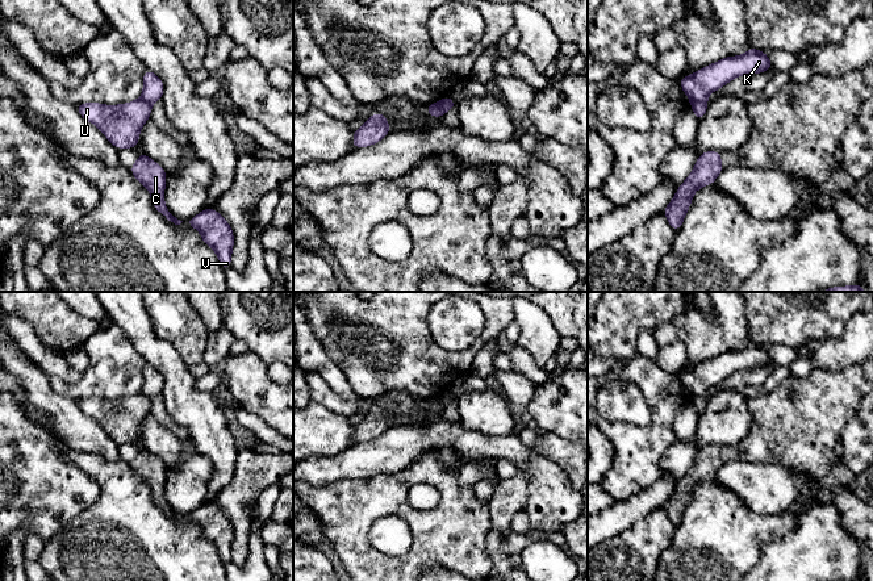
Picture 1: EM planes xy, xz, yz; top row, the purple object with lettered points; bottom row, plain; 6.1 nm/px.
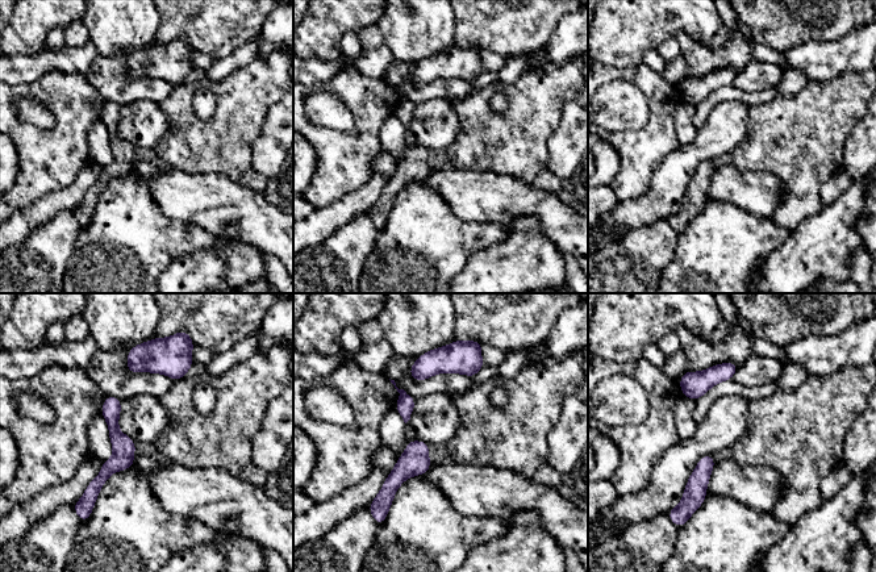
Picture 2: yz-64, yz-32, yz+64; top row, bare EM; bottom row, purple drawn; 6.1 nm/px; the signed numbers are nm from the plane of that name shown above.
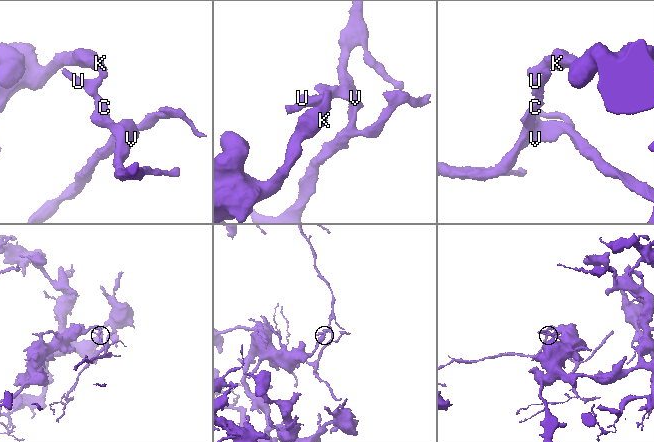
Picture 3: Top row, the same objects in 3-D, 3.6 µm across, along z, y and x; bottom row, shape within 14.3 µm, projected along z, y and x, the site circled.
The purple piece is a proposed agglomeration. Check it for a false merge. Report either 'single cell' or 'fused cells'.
fused cells

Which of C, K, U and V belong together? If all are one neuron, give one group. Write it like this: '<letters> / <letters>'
C U V / K

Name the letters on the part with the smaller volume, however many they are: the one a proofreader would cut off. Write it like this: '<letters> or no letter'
C, U, V

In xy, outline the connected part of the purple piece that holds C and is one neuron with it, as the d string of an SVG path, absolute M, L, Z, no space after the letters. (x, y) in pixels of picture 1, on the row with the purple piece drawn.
M142 151L138 156L138 160L130 167L130 172L149 189L154 208L168 221L174 222L175 225L180 225L183 221L174 217L164 205L167 174L163 167L151 160Z

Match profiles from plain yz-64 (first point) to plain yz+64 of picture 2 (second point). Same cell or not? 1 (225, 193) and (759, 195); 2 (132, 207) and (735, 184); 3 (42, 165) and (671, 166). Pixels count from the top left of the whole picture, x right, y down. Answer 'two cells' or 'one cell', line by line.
1: one cell
2: two cells
3: two cells

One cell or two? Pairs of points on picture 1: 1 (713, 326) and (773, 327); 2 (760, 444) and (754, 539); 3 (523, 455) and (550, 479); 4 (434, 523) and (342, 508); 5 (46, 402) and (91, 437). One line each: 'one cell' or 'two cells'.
1: two cells
2: two cells
3: one cell
4: one cell
5: one cell

